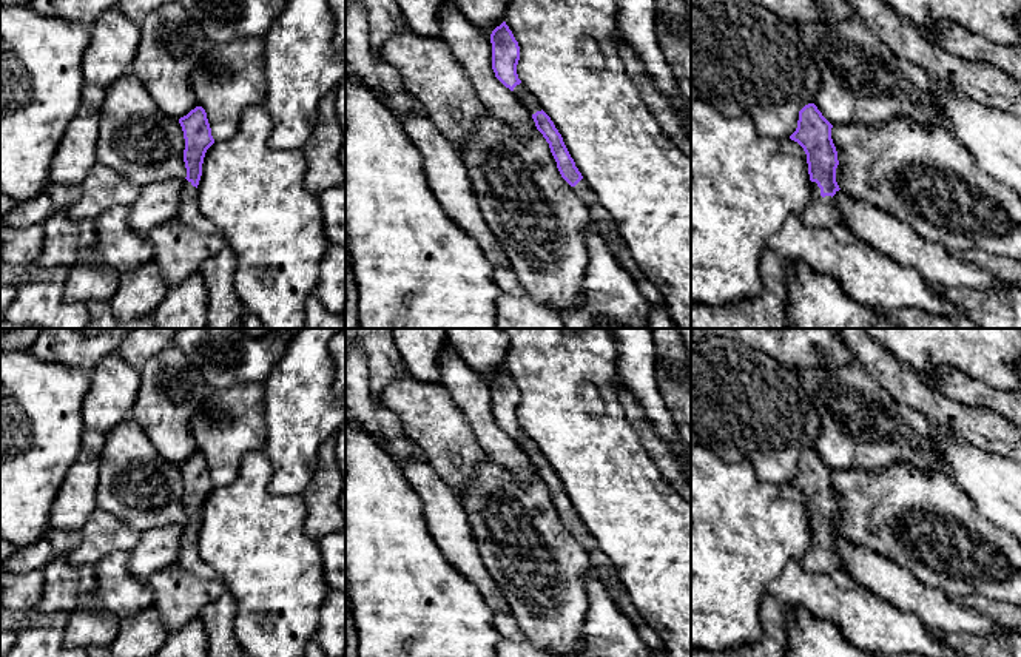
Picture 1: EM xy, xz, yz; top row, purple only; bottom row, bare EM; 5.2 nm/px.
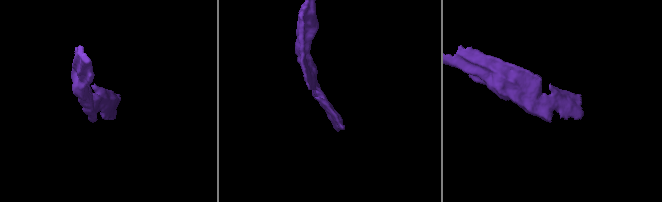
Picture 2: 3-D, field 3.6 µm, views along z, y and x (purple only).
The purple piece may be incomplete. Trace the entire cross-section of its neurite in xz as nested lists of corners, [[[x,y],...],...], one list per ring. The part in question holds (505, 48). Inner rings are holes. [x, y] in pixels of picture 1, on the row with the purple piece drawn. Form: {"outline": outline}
{"outline": [[[503,22],[492,31],[490,43],[492,69],[495,72],[495,77],[506,88],[509,88],[518,97],[521,105],[532,114],[537,130],[549,143],[551,153],[557,162],[557,168],[561,177],[574,188],[574,191],[588,207],[588,211],[591,214],[591,228],[594,228],[605,239],[620,267],[632,276],[634,282],[637,284],[645,299],[651,304],[651,307],[665,305],[662,293],[639,268],[611,214],[598,202],[597,194],[575,167],[575,162],[571,157],[563,137],[555,128],[554,122],[543,111],[538,100],[518,79],[517,65],[520,60],[520,46],[506,22]]]}

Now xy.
{"outline": [[[196,106],[187,116],[179,119],[184,131],[185,150],[184,162],[187,177],[182,180],[179,221],[204,234],[219,231],[219,228],[207,219],[197,204],[197,185],[202,176],[202,163],[207,150],[214,143],[207,113],[202,106]]]}

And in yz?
{"outline": [[[808,103],[799,111],[797,128],[790,136],[807,154],[813,200],[799,217],[813,228],[830,230],[833,225],[844,224],[833,197],[841,188],[836,182],[839,160],[831,128],[833,125],[817,106]]]}

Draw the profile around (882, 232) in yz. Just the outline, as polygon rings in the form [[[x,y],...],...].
[[[842,190],[836,191],[833,197],[844,219],[844,225],[859,241],[864,241],[876,251],[885,254],[887,258],[904,267],[916,268],[927,282],[945,288],[1012,288],[1009,284],[993,278],[989,271],[982,270],[981,267],[952,256],[944,245],[921,238],[913,228],[898,221],[891,214],[870,204],[854,200]]]

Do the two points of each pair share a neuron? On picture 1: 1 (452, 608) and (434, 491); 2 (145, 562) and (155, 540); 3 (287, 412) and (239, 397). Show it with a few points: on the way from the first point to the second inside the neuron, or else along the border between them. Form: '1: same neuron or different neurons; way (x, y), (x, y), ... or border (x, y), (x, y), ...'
1: different neurons; border (427, 523), (427, 531), (441, 554), (471, 580)
2: same neuron; way (148, 557), (155, 551), (155, 545)
3: different neurons; border (261, 384), (261, 415), (267, 438)

